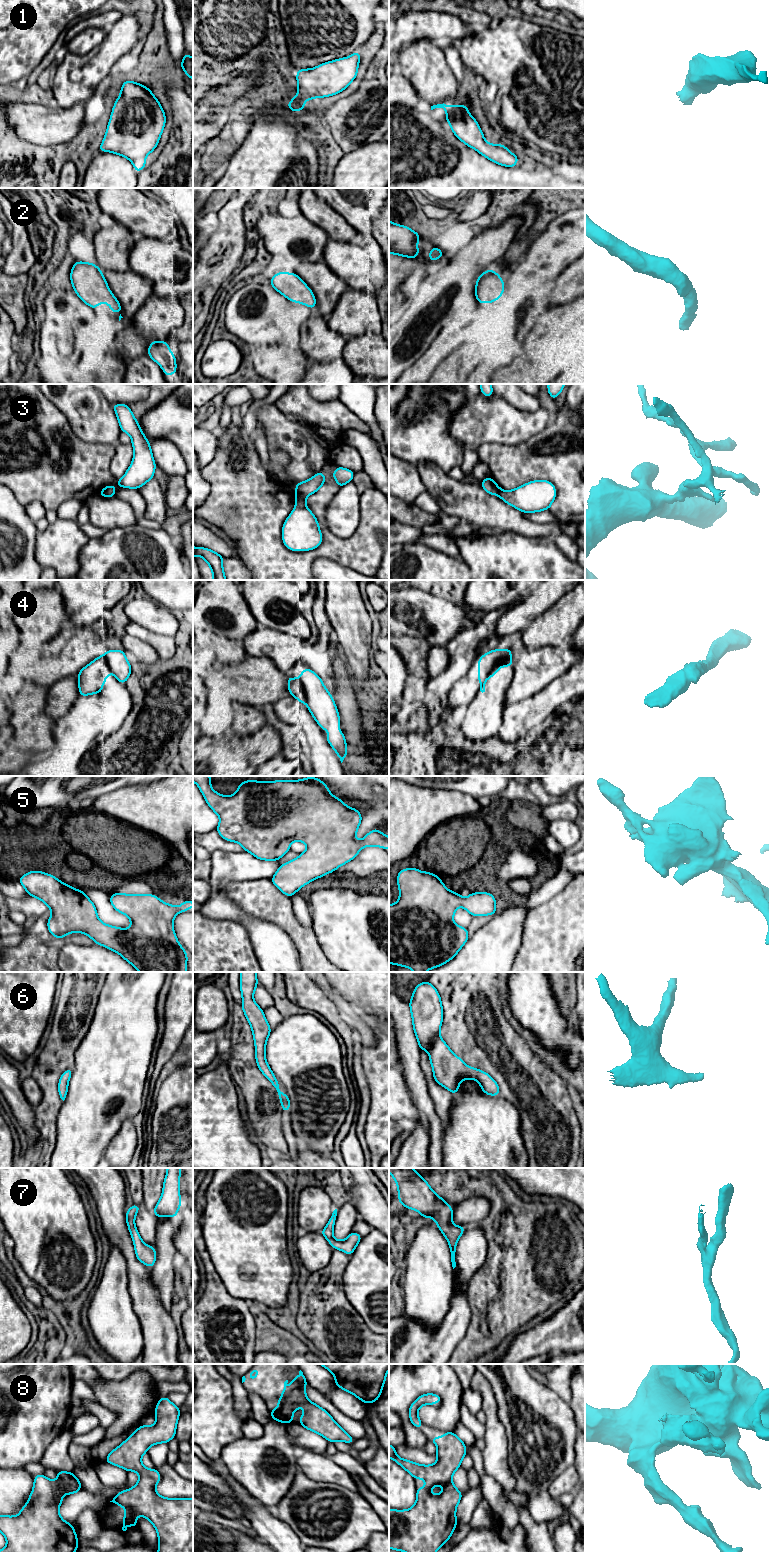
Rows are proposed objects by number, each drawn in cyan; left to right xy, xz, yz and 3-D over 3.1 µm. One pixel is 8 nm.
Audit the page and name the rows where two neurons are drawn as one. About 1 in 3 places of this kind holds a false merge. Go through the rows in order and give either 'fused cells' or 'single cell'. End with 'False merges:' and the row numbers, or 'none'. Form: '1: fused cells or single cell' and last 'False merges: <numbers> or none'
1: single cell
2: single cell
3: fused cells
4: single cell
5: single cell
6: single cell
7: single cell
8: single cell
False merges: 3

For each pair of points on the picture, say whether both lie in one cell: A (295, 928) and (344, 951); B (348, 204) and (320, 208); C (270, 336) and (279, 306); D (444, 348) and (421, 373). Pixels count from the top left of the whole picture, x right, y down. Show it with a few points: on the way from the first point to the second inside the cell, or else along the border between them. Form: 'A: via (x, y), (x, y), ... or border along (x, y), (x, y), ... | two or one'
A: border along (311, 928), (320, 949), (327, 959) | two
B: border along (319, 198), (324, 200), (348, 222) | two
C: via (270, 329), (270, 315), (272, 313) | one
D: via (438, 354), (425, 367) | one

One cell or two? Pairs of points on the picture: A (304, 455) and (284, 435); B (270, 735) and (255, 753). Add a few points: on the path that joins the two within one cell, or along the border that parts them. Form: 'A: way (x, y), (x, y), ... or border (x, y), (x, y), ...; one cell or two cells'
A: way (299, 450), (289, 440); one cell
B: way (268, 739), (259, 749); one cell

